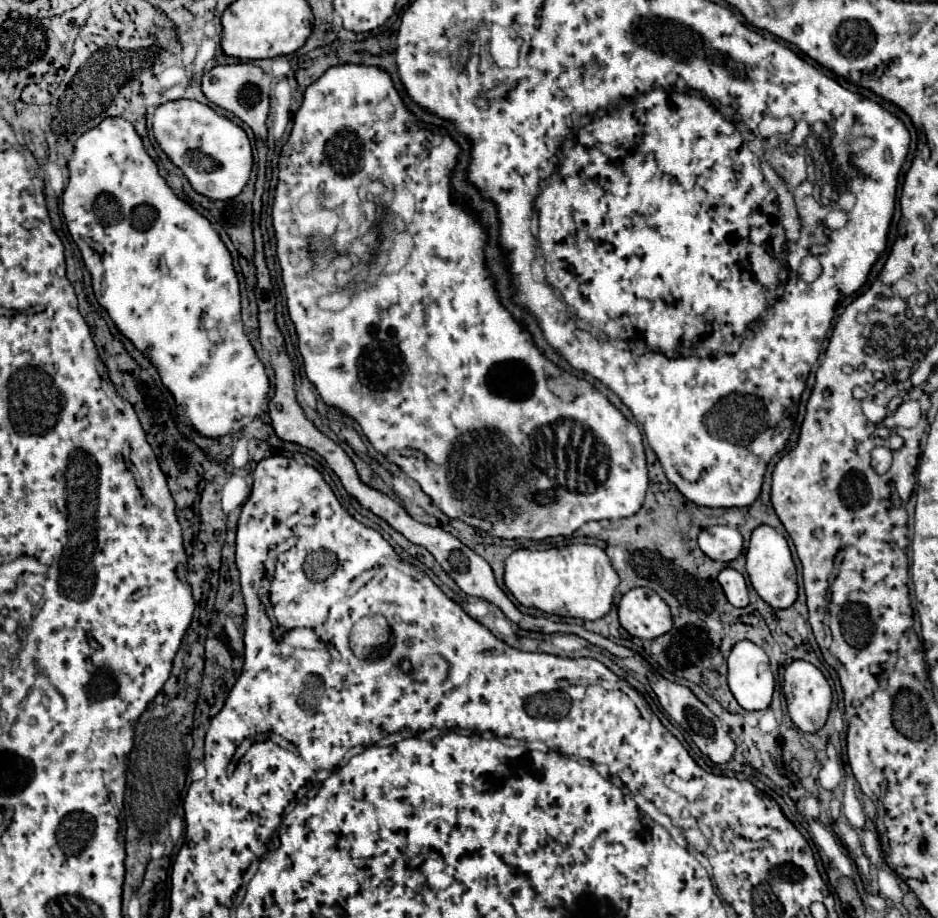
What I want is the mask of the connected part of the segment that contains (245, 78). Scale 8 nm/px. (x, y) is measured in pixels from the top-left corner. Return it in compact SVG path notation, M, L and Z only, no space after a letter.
M239 62L232 65L218 65L203 75L203 93L215 105L235 113L243 119L257 137L265 137L267 133L267 115L269 115L269 85L271 79L251 62Z

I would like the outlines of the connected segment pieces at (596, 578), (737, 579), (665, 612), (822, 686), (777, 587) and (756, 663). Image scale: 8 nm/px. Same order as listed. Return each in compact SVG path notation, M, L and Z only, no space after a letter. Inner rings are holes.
M573 543L560 548L513 551L505 561L505 585L525 607L535 607L561 617L593 621L611 611L619 577L601 547Z
M725 567L719 573L719 583L729 599L731 605L735 607L747 607L749 605L749 593L747 593L747 583L743 575L731 567Z
M635 587L619 603L619 621L639 639L657 639L673 627L669 605L651 589Z
M801 659L793 661L785 669L783 693L787 699L787 709L791 711L791 719L801 731L815 733L825 725L829 709L831 709L831 687L829 687L825 675L815 665L811 665L809 661L801 661Z
M761 525L753 531L747 551L747 573L751 579L751 585L761 595L761 599L775 607L775 609L787 609L797 599L797 567L791 557L791 549L787 545L787 539L779 535L773 527Z
M739 641L727 659L729 689L747 711L767 709L775 689L767 653L753 641Z

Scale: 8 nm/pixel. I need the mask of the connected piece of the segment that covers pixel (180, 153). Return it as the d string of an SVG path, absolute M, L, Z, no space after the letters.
M189 99L163 103L153 117L153 133L165 155L185 173L191 187L209 199L233 199L249 181L253 151L245 129L215 113L209 105Z

